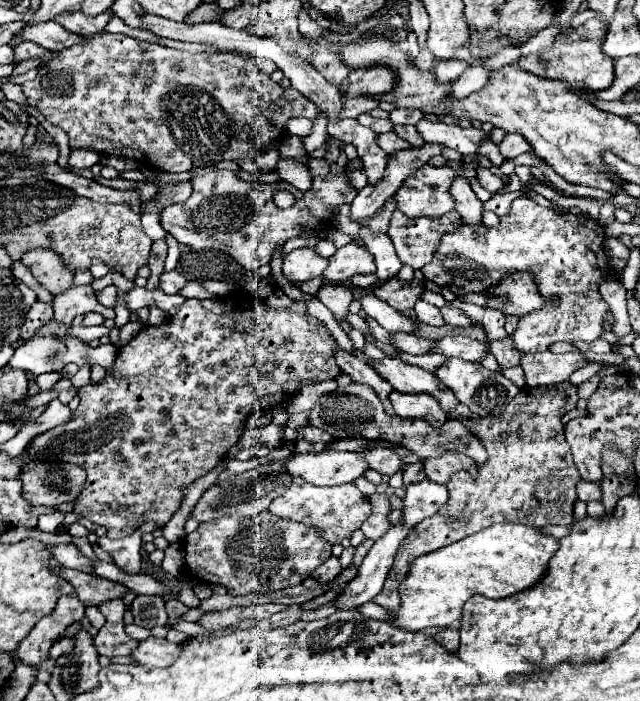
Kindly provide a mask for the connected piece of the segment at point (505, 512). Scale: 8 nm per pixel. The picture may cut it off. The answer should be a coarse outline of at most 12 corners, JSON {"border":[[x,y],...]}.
{"border":[[578,386],[522,388],[478,472],[402,542],[382,592],[412,560],[498,518],[574,522],[580,480],[562,416]]}

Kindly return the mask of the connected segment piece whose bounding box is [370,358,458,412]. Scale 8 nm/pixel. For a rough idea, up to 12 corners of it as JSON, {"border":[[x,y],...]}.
{"border":[[400,358],[370,366],[402,394],[432,394],[444,412],[458,400],[428,370]]}

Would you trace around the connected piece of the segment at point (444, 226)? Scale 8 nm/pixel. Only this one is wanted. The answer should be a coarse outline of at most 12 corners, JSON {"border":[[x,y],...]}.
{"border":[[394,210],[388,232],[402,264],[428,264],[440,238],[460,228],[456,210],[408,220]]}

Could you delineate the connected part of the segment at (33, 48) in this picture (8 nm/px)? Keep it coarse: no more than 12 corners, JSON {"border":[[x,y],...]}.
{"border":[[20,42],[12,46],[16,60],[34,56],[44,58],[42,64],[52,60],[46,48],[34,42]]}

